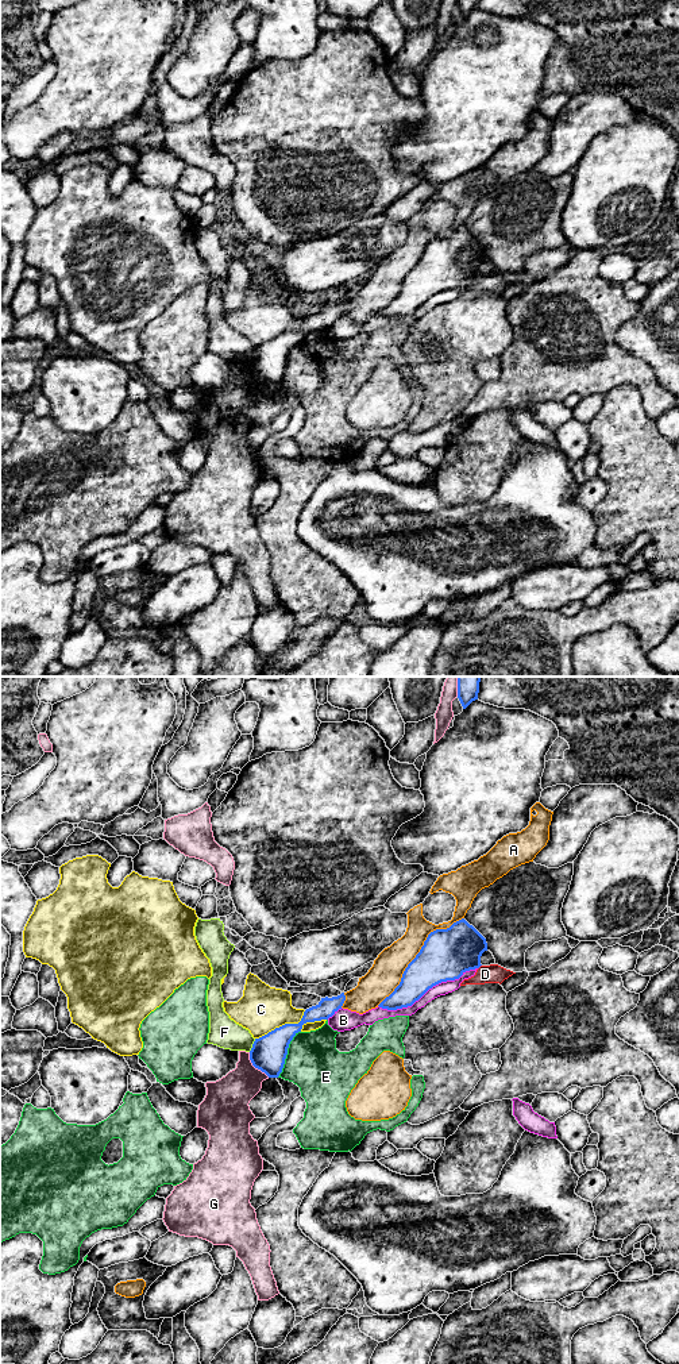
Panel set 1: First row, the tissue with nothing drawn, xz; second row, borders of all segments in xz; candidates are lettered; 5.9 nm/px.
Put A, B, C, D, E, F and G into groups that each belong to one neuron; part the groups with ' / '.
A / B / C / D / E / F / G

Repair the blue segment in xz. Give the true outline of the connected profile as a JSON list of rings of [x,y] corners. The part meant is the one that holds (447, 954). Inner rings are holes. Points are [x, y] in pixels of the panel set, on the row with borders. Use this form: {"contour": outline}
{"contour": [[[464,918],[447,929],[431,932],[420,952],[405,968],[400,985],[378,1006],[387,1010],[412,1006],[433,986],[459,979],[466,971],[479,968],[482,966],[481,956],[485,951],[487,951],[486,939]]]}

